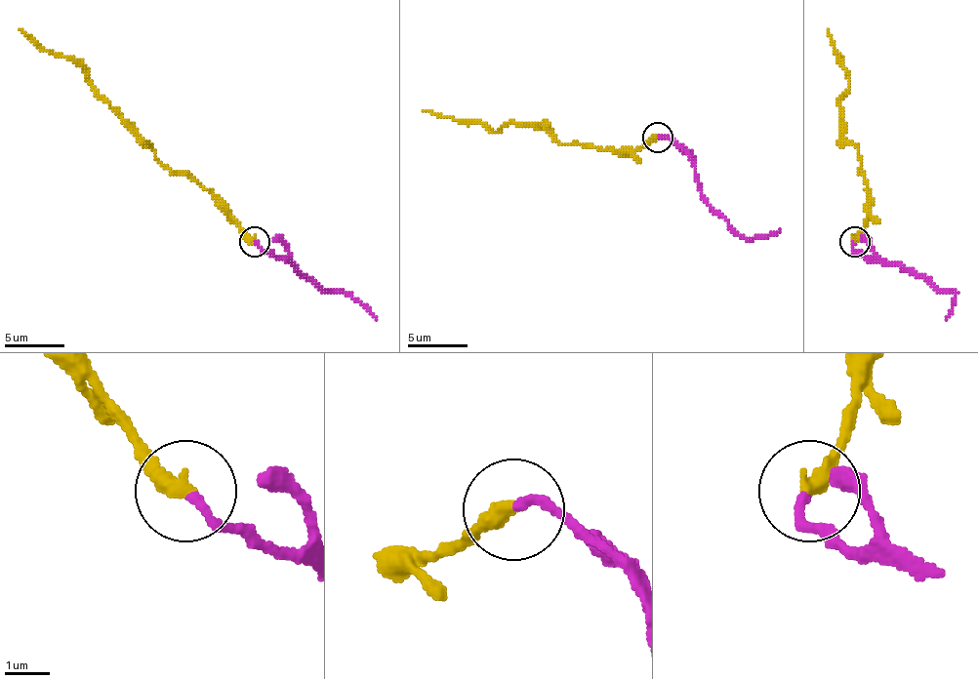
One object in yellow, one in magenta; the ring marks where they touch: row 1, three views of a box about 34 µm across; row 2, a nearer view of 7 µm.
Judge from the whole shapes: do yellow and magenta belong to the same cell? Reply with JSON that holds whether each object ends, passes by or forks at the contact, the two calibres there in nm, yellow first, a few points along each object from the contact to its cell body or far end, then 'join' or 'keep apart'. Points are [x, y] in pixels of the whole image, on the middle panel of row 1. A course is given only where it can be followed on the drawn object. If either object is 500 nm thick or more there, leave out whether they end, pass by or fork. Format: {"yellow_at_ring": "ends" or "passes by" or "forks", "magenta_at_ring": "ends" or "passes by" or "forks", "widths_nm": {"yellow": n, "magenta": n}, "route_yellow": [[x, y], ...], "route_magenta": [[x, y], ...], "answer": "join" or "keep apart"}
{"yellow_at_ring": "ends", "magenta_at_ring": "ends", "widths_nm": {"yellow": 400, "magenta": 200}, "route_yellow": [[659, 139], [637, 150], [601, 150], [561, 144], [544, 126], [508, 123], [492, 132], [483, 123], [423, 111]], "route_magenta": [[659, 139], [671, 139], [685, 153], [695, 165], [701, 195], [746, 238], [764, 238], [779, 228]], "answer": "keep apart"}

